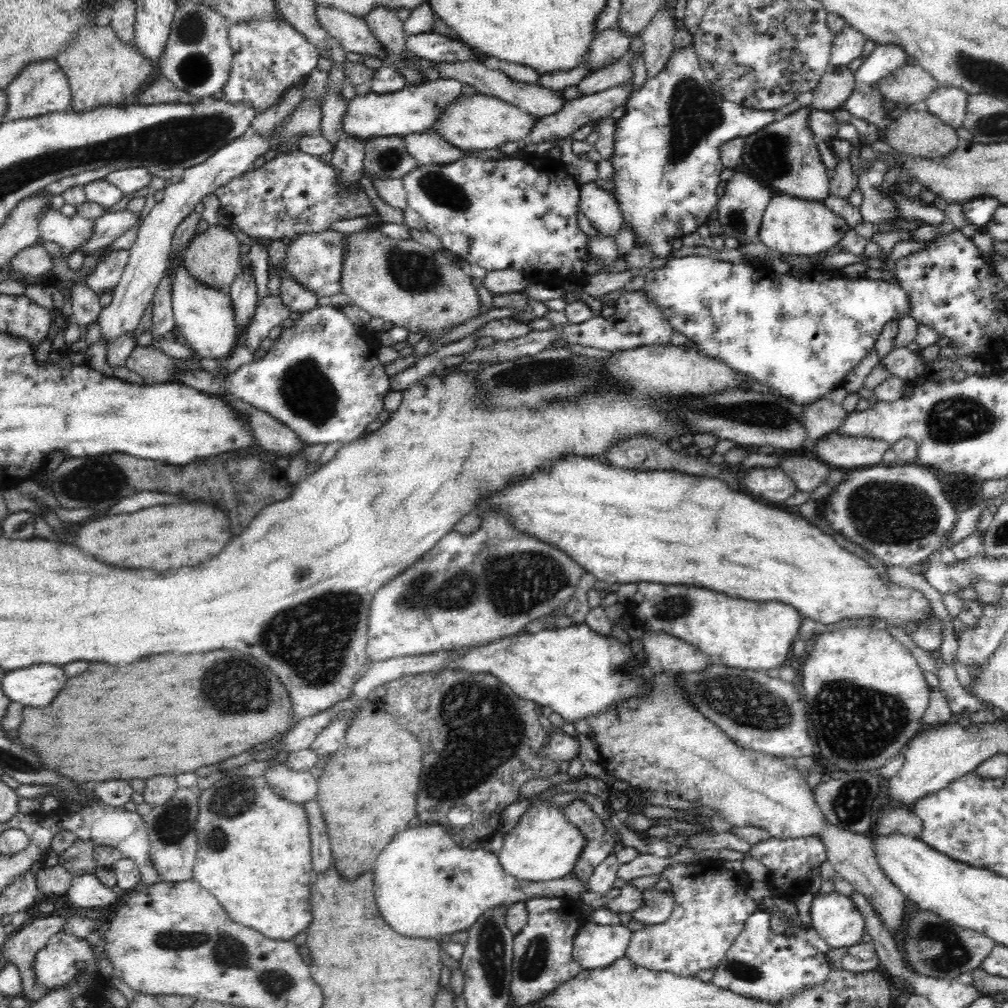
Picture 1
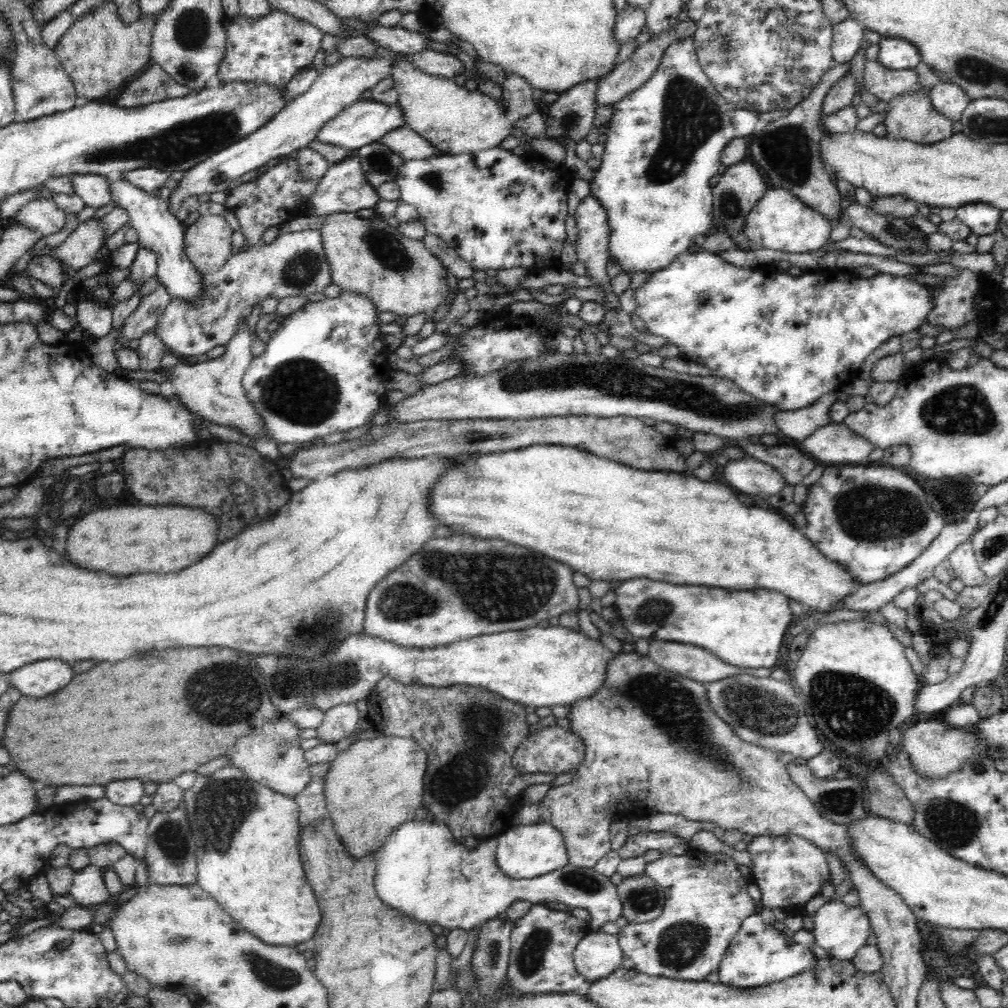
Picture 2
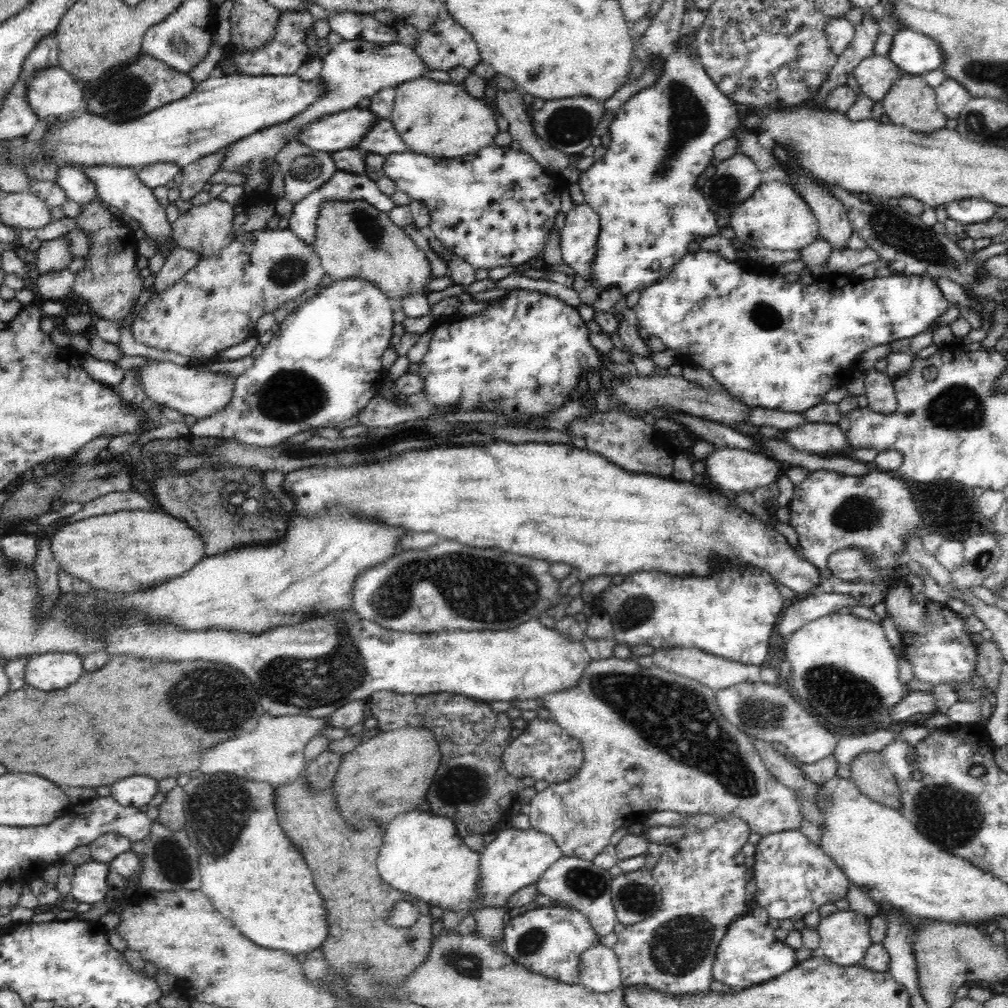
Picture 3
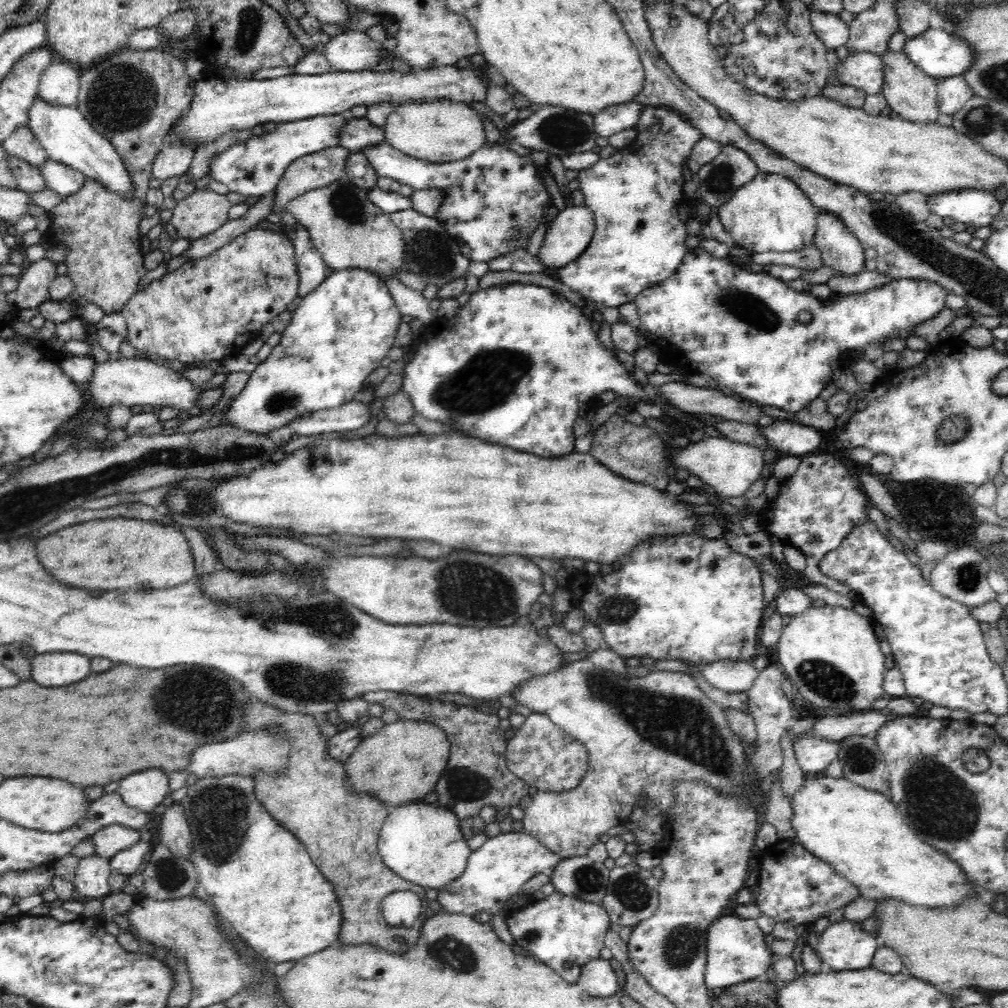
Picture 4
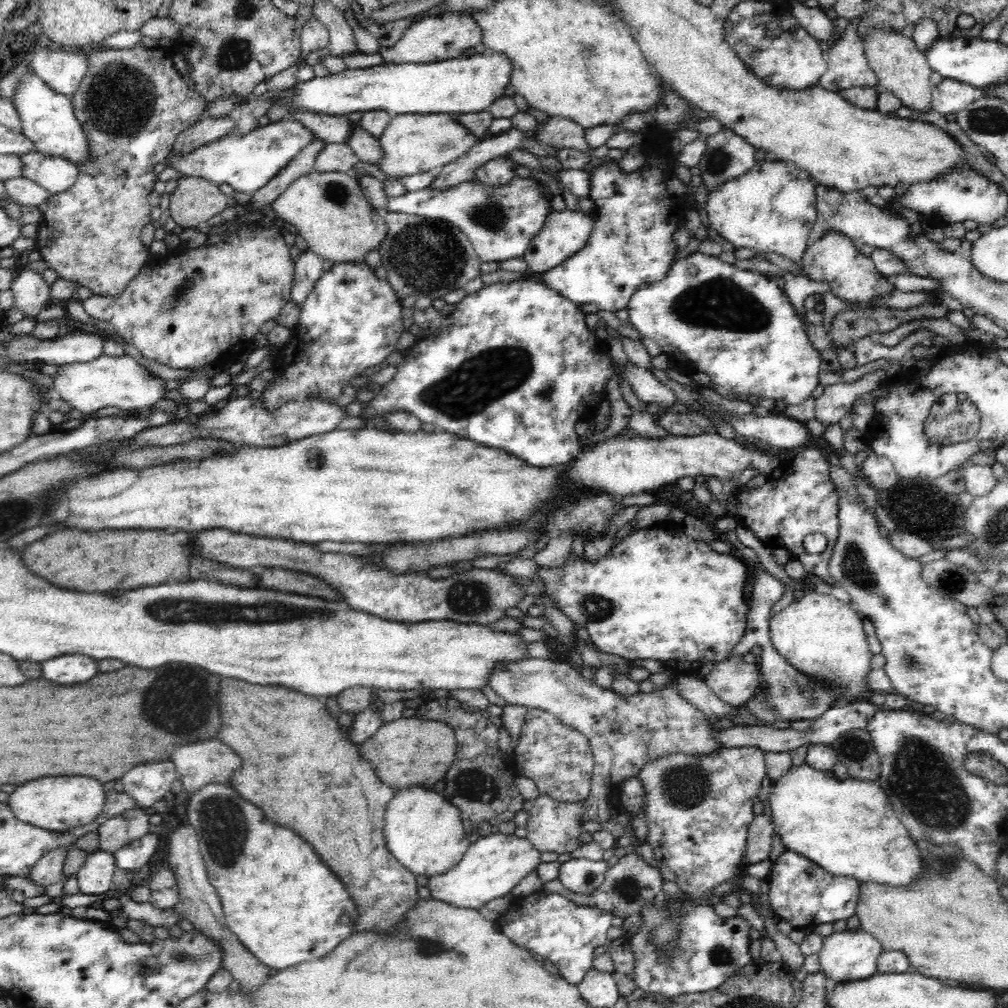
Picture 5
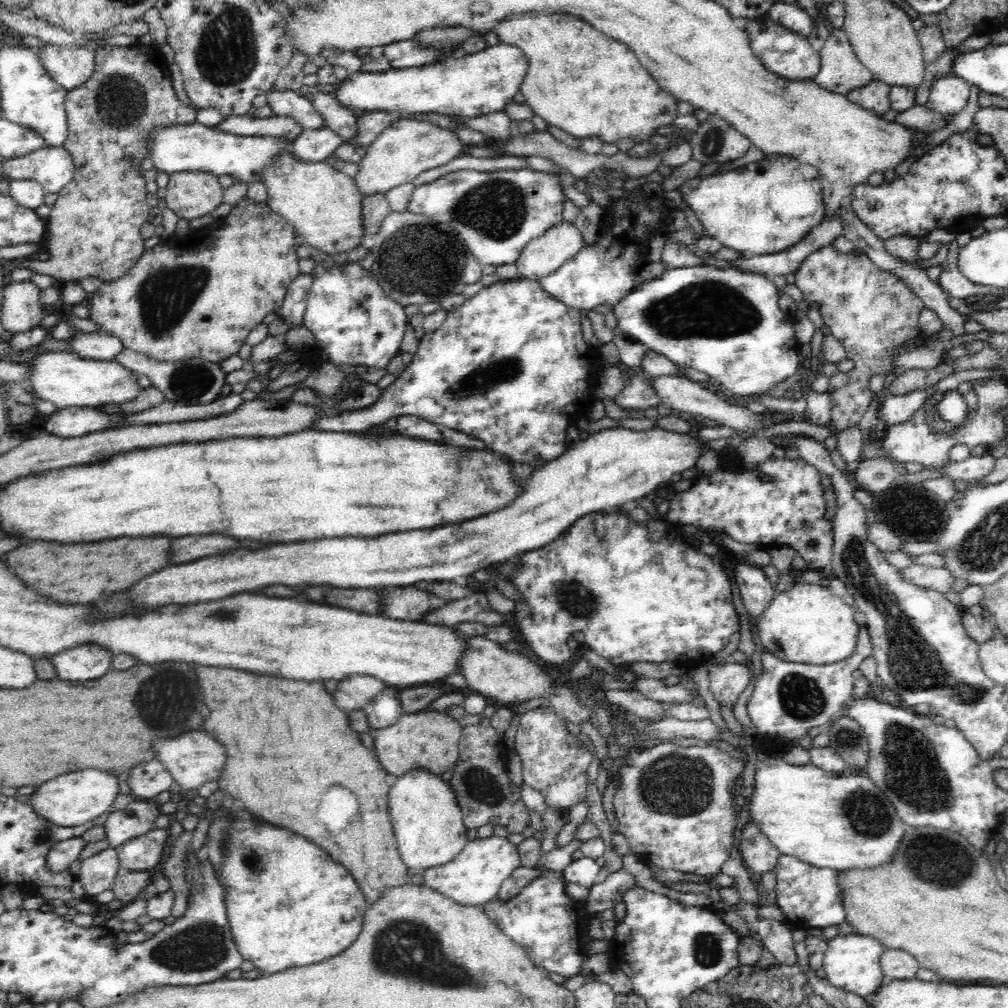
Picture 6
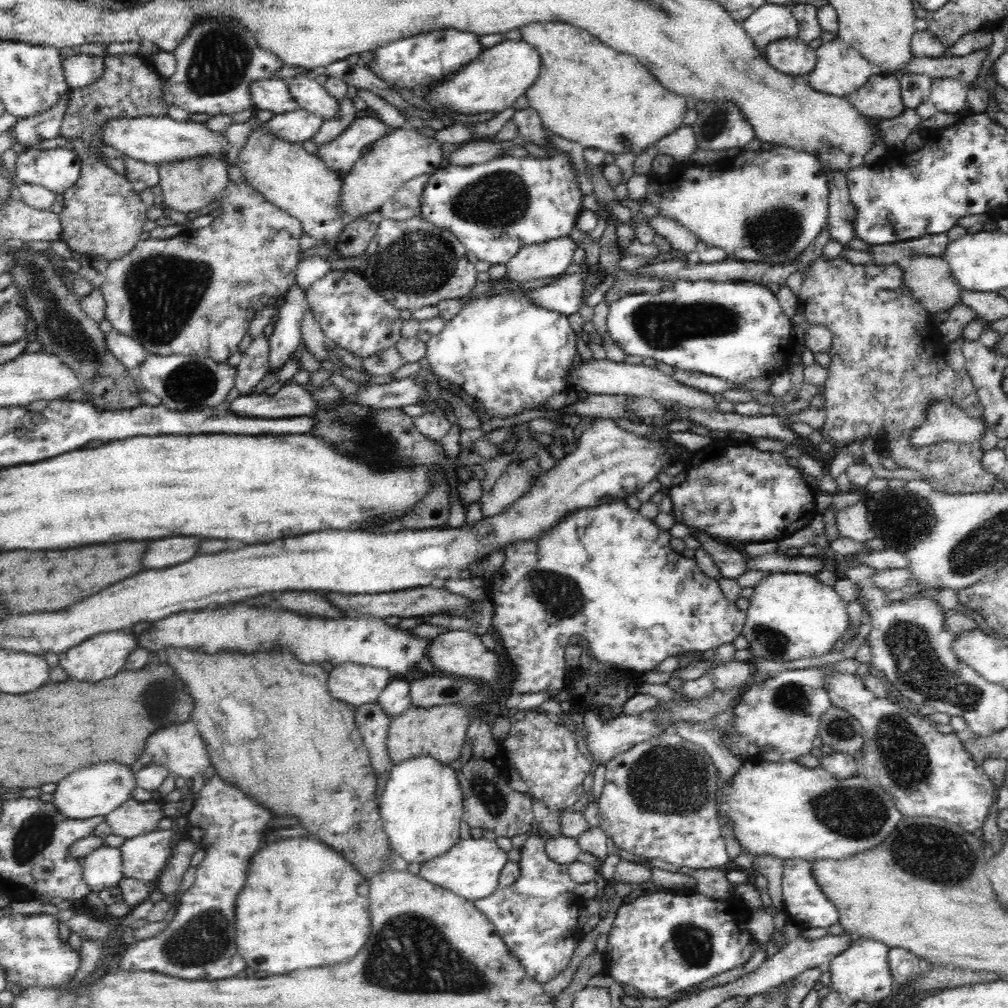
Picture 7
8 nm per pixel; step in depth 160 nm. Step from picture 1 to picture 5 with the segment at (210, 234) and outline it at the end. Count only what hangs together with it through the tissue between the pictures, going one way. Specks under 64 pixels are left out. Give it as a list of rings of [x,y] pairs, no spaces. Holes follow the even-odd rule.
[[[182,176],[178,188],[170,194],[172,220],[186,228],[203,228],[212,216],[228,208],[228,195],[217,184],[196,176]]]

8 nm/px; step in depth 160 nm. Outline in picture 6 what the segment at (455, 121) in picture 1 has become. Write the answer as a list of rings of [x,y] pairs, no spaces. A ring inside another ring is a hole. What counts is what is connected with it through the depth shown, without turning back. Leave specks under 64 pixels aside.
[[[395,118],[376,140],[367,146],[367,152],[359,160],[359,171],[354,176],[354,186],[362,200],[370,195],[386,194],[400,184],[412,182],[421,172],[448,164],[460,157],[467,146],[462,144],[454,131],[441,128],[426,120]]]

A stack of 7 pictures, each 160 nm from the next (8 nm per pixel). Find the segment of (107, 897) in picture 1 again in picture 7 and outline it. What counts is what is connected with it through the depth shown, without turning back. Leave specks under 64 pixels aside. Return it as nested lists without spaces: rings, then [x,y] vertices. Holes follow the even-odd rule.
[[[100,846],[84,857],[83,879],[93,893],[118,885],[123,876],[120,848]]]

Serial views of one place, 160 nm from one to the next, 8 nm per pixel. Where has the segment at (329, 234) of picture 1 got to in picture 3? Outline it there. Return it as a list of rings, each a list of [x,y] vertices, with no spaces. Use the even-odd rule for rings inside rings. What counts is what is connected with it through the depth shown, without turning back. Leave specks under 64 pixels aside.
[[[261,229],[242,233],[212,257],[200,259],[186,275],[166,290],[160,290],[144,305],[131,325],[137,343],[162,351],[172,351],[199,362],[219,355],[220,350],[244,342],[256,334],[256,322],[267,313],[274,313],[292,299],[319,286],[325,275],[314,243],[306,243],[290,229]]]

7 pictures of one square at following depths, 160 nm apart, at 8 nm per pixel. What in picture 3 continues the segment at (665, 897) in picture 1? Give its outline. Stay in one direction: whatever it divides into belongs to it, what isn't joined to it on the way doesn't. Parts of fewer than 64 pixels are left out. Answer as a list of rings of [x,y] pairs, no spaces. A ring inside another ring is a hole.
[[[644,869],[614,877],[611,894],[618,922],[624,926],[649,917],[661,905],[662,899],[651,871]]]

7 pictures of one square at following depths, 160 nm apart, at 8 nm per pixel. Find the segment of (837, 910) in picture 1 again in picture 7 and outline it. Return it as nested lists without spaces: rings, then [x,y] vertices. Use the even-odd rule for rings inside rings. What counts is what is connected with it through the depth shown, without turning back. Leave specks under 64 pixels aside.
[[[854,938],[853,941],[828,964],[831,987],[848,1002],[874,1004],[892,994],[893,975],[889,969],[889,947],[882,941]]]

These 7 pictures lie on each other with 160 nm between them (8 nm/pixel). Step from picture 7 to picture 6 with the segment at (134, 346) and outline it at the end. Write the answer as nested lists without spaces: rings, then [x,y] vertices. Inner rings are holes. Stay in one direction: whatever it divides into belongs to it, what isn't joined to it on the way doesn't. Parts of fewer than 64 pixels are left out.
[[[104,330],[82,333],[72,342],[66,341],[70,354],[88,360],[112,360],[126,350],[124,343]]]

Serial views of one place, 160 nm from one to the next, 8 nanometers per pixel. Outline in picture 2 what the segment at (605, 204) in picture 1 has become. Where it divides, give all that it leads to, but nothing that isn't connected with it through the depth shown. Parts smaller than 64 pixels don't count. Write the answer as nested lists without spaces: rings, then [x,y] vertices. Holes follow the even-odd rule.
[[[596,195],[586,196],[577,206],[575,212],[575,224],[579,230],[579,241],[575,246],[578,263],[582,262],[587,268],[586,276],[590,276],[595,284],[599,284],[607,296],[604,298],[606,308],[609,310],[620,310],[619,296],[612,290],[610,278],[606,271],[606,262],[608,261],[608,242],[610,242],[610,225],[608,225],[608,215],[606,208],[602,206]]]

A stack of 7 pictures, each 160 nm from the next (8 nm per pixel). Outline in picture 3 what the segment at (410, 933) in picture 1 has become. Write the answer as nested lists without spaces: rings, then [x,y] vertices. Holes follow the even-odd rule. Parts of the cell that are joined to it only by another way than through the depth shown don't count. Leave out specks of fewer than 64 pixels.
[[[420,810],[394,818],[386,826],[386,838],[377,858],[377,869],[386,884],[390,884],[392,889],[402,890],[419,905],[422,901],[422,907],[475,911],[479,852],[466,846],[450,818]],[[562,856],[535,882],[535,885],[539,894],[546,895],[564,906],[580,909],[593,925],[594,932],[602,937],[613,932],[618,923],[611,894],[612,879],[607,870],[600,868],[593,861]]]

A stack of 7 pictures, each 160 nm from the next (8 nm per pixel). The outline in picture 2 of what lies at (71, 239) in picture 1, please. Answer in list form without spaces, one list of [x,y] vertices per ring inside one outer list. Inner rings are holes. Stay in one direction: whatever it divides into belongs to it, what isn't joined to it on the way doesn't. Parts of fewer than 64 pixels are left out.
[[[42,196],[34,198],[18,209],[14,214],[16,223],[46,237],[56,234],[66,224],[66,213],[58,208],[52,199]]]

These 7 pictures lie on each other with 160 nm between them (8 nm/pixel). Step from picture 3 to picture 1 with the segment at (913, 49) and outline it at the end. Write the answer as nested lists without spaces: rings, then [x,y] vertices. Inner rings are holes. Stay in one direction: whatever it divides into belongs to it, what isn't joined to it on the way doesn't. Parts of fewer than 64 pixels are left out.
[[[878,44],[874,50],[862,62],[862,65],[855,72],[855,85],[852,94],[845,100],[842,108],[848,110],[852,116],[862,118],[870,124],[875,124],[879,130],[879,140],[884,141],[884,132],[890,124],[892,118],[888,116],[888,109],[884,105],[884,96],[878,91],[879,83],[886,77],[898,70],[901,66],[906,65],[908,55],[903,48],[897,44]]]

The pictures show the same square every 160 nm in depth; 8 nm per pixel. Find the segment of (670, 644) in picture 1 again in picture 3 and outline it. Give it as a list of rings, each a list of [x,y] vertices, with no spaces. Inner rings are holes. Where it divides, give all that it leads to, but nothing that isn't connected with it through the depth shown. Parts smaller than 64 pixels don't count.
[[[696,647],[655,649],[652,660],[654,665],[668,672],[698,681],[713,691],[719,691],[743,682],[751,683],[761,680],[761,666],[740,664],[740,662],[726,660],[725,658],[704,652]]]

